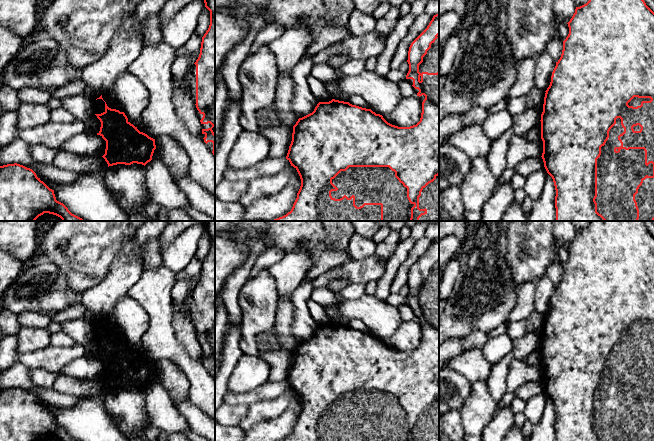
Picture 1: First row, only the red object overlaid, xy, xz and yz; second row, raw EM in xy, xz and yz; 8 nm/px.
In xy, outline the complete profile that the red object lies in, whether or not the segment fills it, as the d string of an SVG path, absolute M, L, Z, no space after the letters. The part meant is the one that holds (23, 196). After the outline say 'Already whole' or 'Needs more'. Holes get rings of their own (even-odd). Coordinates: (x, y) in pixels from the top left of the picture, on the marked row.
M17 163L0 166L0 221L35 221L44 213L56 215L62 221L84 221L57 201L54 190L41 181L32 169Z. Already whole

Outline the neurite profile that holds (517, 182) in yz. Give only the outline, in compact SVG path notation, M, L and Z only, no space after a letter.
M515 173L510 182L514 190L523 189L525 185L525 178L517 173Z

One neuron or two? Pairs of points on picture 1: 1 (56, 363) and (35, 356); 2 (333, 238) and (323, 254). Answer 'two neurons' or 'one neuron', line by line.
1: one neuron
2: two neurons

